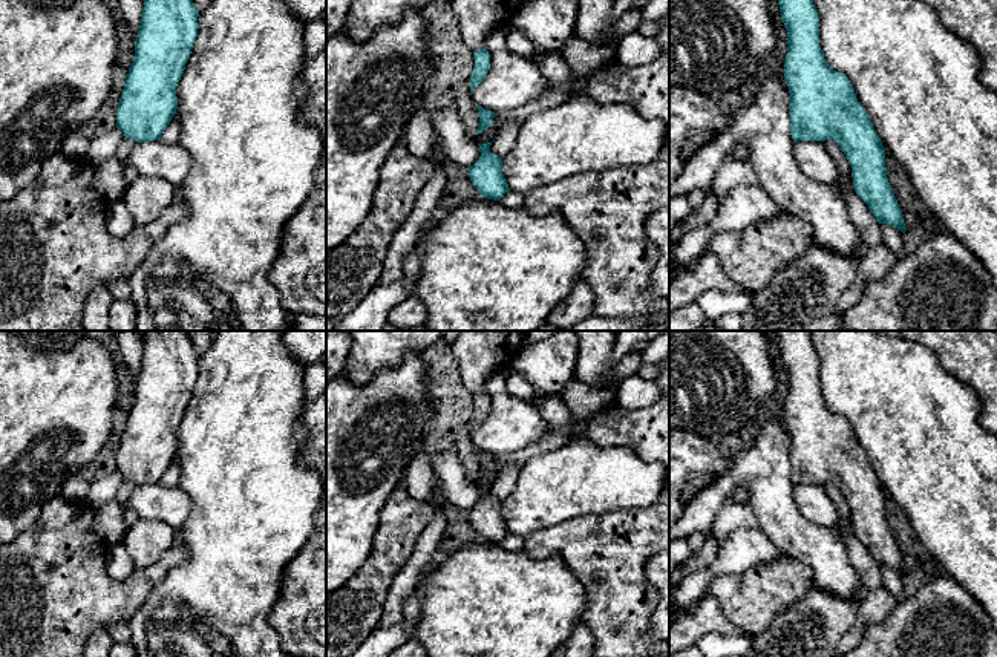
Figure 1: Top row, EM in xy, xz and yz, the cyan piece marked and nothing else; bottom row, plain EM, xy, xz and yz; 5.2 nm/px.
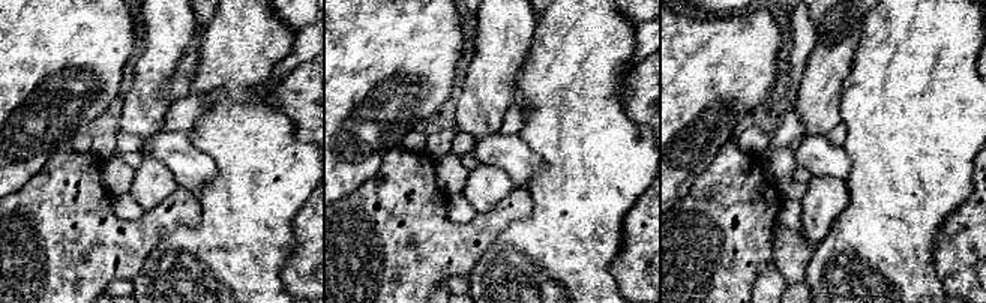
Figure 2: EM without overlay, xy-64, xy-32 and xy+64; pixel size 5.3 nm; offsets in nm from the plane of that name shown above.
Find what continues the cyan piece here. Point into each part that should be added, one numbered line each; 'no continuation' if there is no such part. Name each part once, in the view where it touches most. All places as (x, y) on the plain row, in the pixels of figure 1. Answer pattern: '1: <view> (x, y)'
no continuation

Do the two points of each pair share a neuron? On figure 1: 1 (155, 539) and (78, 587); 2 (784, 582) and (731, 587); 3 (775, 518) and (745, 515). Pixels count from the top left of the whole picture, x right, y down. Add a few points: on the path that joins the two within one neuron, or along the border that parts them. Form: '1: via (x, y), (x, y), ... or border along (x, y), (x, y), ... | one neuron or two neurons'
1: border along (166, 550), (149, 565), (135, 570) | two neurons
2: via (771, 587), (745, 587) | one neuron
3: border along (748, 506), (757, 519), (757, 527) | two neurons

